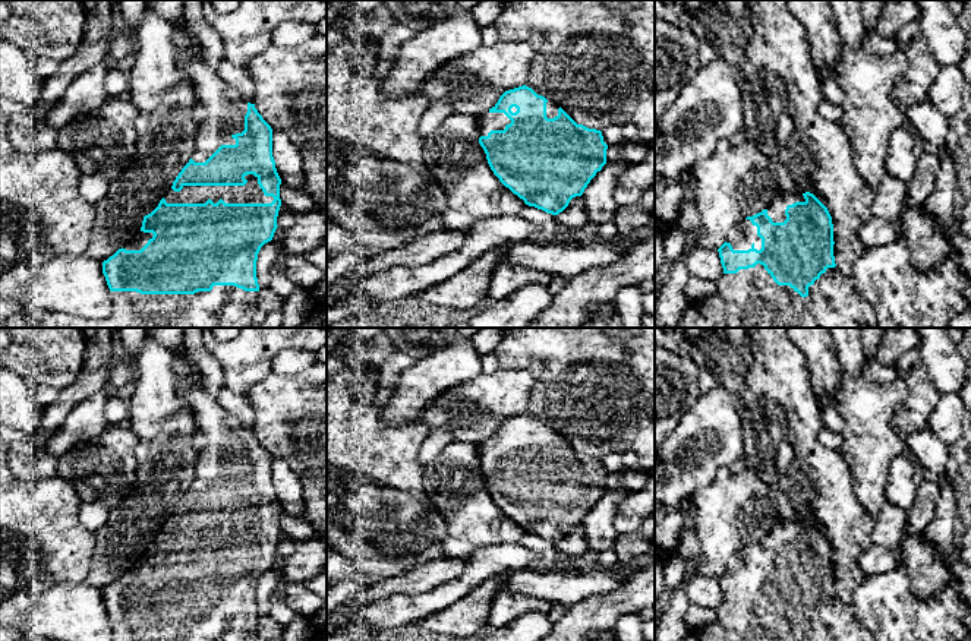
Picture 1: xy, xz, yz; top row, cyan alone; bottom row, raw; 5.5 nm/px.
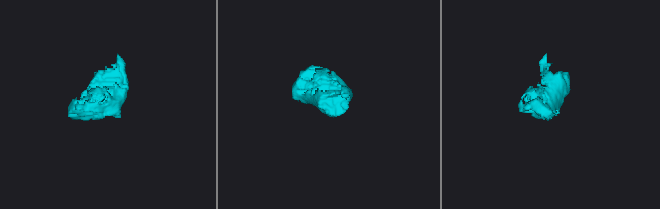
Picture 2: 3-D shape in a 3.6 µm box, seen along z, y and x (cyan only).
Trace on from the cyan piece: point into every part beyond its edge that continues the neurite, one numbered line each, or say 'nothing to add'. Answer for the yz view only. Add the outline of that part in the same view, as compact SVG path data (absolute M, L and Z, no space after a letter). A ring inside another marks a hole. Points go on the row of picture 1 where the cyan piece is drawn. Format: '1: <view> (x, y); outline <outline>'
1: yz (741, 236); outline M743 220L735 224L726 236L726 243L729 243L734 250L762 249L762 239L757 236L757 227L753 225L750 220Z
2: yz (749, 299); outline M757 263L737 274L723 274L716 282L716 293L704 300L688 303L674 328L876 328L876 325L874 307L857 294L852 278L841 274L836 266L827 268L808 287L808 296L801 297L789 285L778 285L764 266Z

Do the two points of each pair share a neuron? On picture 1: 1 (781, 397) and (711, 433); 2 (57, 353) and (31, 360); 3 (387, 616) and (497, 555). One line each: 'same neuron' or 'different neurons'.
1: different neurons
2: same neuron
3: same neuron

